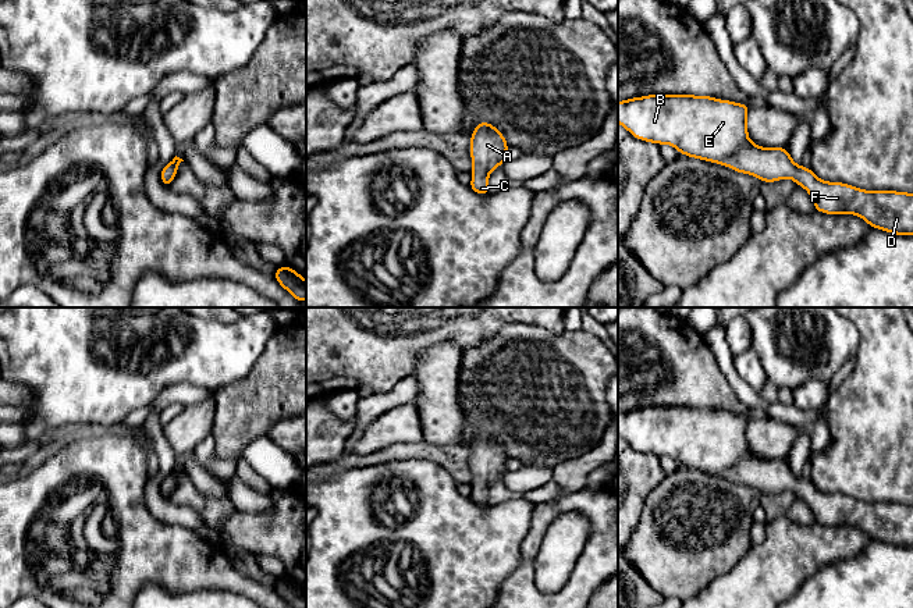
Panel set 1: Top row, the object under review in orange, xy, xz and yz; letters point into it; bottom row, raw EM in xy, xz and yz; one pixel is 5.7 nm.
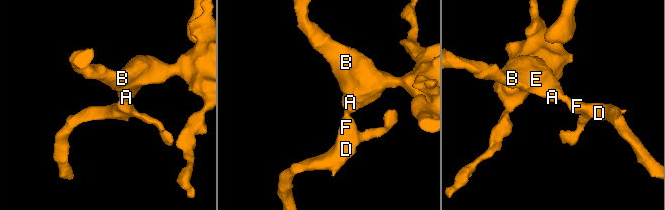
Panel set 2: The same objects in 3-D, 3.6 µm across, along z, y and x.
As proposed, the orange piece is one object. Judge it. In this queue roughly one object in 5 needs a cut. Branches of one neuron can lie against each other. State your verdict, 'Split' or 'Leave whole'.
Leave whole

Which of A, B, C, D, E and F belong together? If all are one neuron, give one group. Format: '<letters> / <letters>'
A B C D E F

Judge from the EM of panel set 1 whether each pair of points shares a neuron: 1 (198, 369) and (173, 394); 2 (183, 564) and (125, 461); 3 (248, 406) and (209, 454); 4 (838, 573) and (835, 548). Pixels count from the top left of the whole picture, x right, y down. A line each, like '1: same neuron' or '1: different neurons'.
1: different neurons
2: same neuron
3: different neurons
4: different neurons

